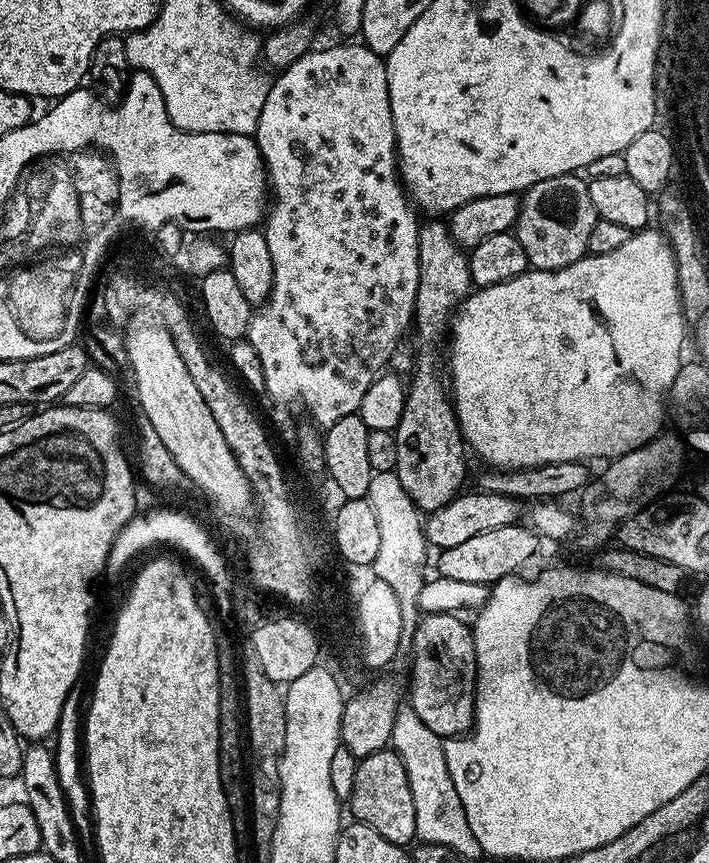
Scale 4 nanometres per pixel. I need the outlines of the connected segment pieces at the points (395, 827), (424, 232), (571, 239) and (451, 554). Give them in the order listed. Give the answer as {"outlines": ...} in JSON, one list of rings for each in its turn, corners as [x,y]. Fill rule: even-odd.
{"outlines":[[[[394,750],[375,752],[363,757],[356,765],[355,784],[350,801],[359,823],[370,826],[391,844],[408,846],[417,839],[414,798],[410,794],[410,778],[402,758]]],[[[443,219],[429,220],[432,220],[429,224],[420,224],[420,277],[414,313],[414,332],[416,328],[424,345],[416,356],[412,385],[407,385],[404,409],[394,429],[396,477],[402,482],[406,494],[410,494],[410,498],[424,514],[431,514],[446,506],[465,487],[463,484],[466,445],[464,437],[460,435],[460,424],[456,420],[456,410],[450,395],[450,384],[446,379],[446,368],[442,363],[441,349],[439,352],[432,344],[445,339],[454,313],[474,288],[465,249],[458,247],[454,242]]],[[[580,174],[555,176],[538,182],[522,196],[520,219],[515,233],[522,250],[526,250],[529,265],[535,270],[562,270],[589,255],[590,230],[597,222],[596,207],[590,198],[588,180]],[[521,220],[528,220],[523,224]]],[[[523,523],[501,526],[498,530],[486,530],[486,534],[478,534],[453,548],[443,549],[435,571],[446,578],[454,578],[454,582],[491,586],[504,576],[519,573],[520,567],[535,554],[539,544],[542,544],[541,537]]]]}

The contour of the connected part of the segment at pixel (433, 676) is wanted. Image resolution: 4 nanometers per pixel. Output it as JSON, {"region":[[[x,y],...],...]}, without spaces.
{"region":[[[434,612],[423,619],[415,625],[416,633],[412,636],[410,707],[416,711],[418,718],[422,718],[422,722],[426,722],[426,726],[430,726],[430,730],[434,730],[434,734],[442,738],[459,738],[473,727],[476,719],[476,643],[472,629],[460,621],[463,619],[459,615],[450,612]]]}

